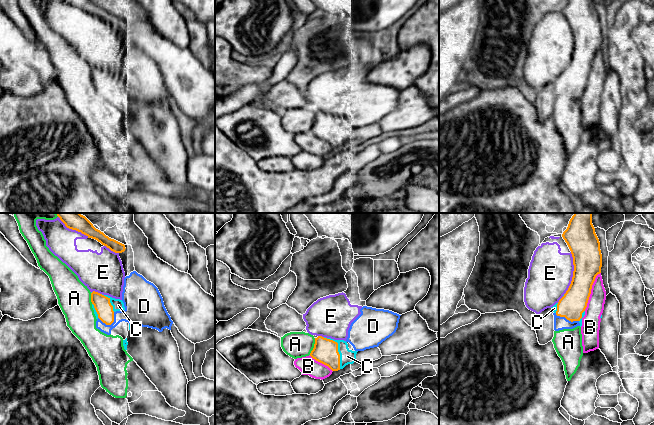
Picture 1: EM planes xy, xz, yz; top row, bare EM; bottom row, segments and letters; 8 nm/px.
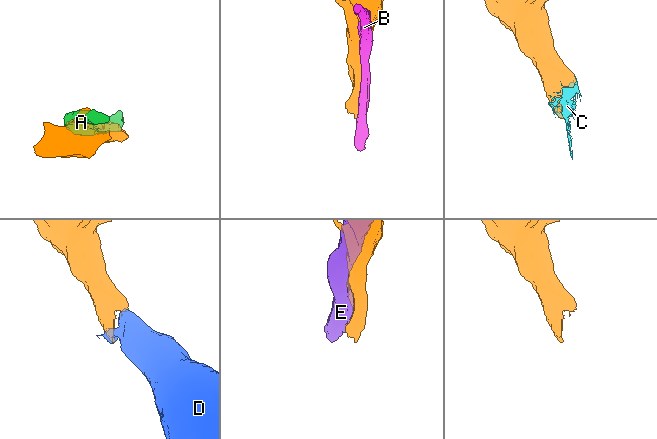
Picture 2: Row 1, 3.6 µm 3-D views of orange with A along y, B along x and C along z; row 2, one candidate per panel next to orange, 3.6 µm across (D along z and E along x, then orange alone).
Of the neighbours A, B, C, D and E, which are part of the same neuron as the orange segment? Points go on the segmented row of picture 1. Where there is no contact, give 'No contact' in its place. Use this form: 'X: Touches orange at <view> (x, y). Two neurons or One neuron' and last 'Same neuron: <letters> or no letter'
A: Touches orange at xz (314, 346). Two neurons
B: Touches orange at yz (590, 291). Two neurons
C: Touches orange at xz (337, 349). One neuron
D: Touches orange at xy (110, 324). Two neurons
E: Touches orange at yz (573, 273). Two neurons
Same neuron: C

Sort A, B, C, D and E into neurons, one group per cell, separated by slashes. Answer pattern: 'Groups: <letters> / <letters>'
Groups: A B / C / D E

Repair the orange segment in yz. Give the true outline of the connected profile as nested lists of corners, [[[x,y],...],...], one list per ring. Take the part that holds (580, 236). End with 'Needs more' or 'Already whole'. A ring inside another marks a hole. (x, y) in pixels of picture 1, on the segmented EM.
[[[574,213],[569,221],[567,229],[563,232],[562,237],[571,251],[574,271],[568,290],[559,302],[551,308],[557,316],[565,317],[571,322],[578,321],[581,327],[592,285],[596,276],[601,273],[602,267],[600,242],[592,224],[592,213]]]. Needs more

